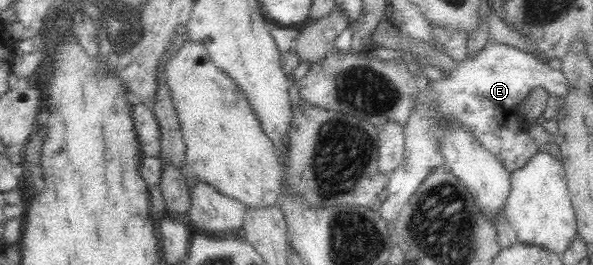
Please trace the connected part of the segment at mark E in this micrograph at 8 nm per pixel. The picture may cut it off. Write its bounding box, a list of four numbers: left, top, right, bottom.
[377,41,569,223]

